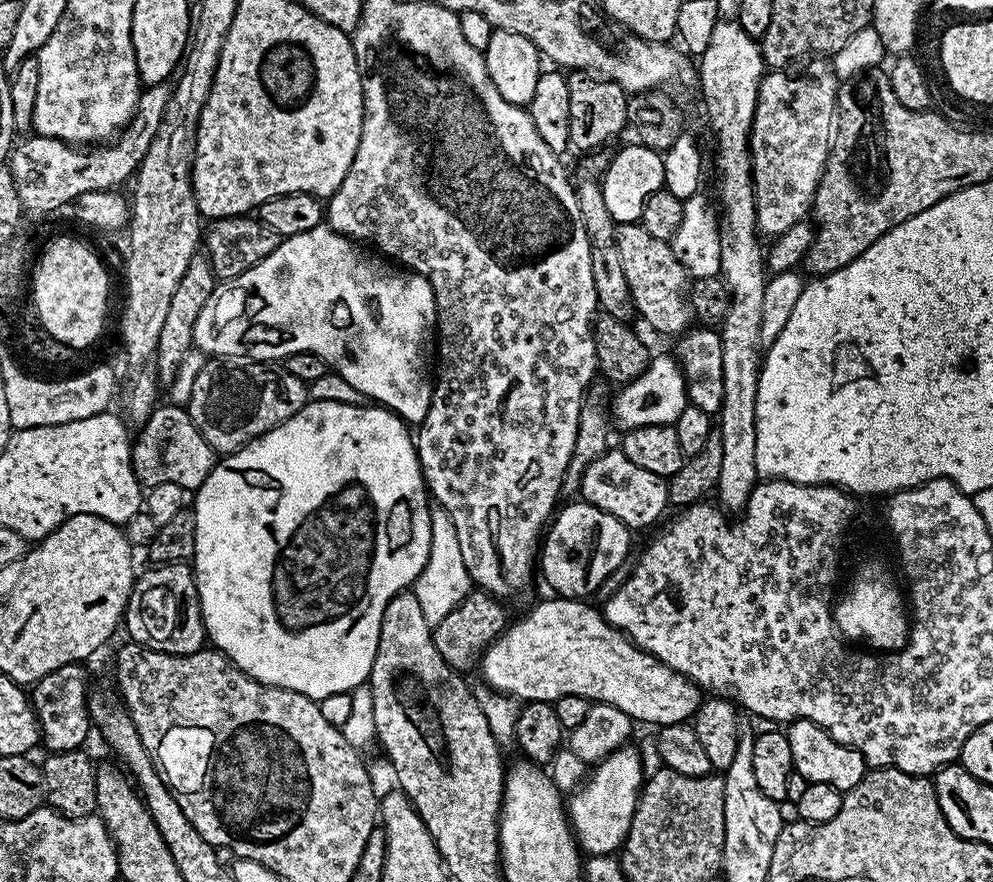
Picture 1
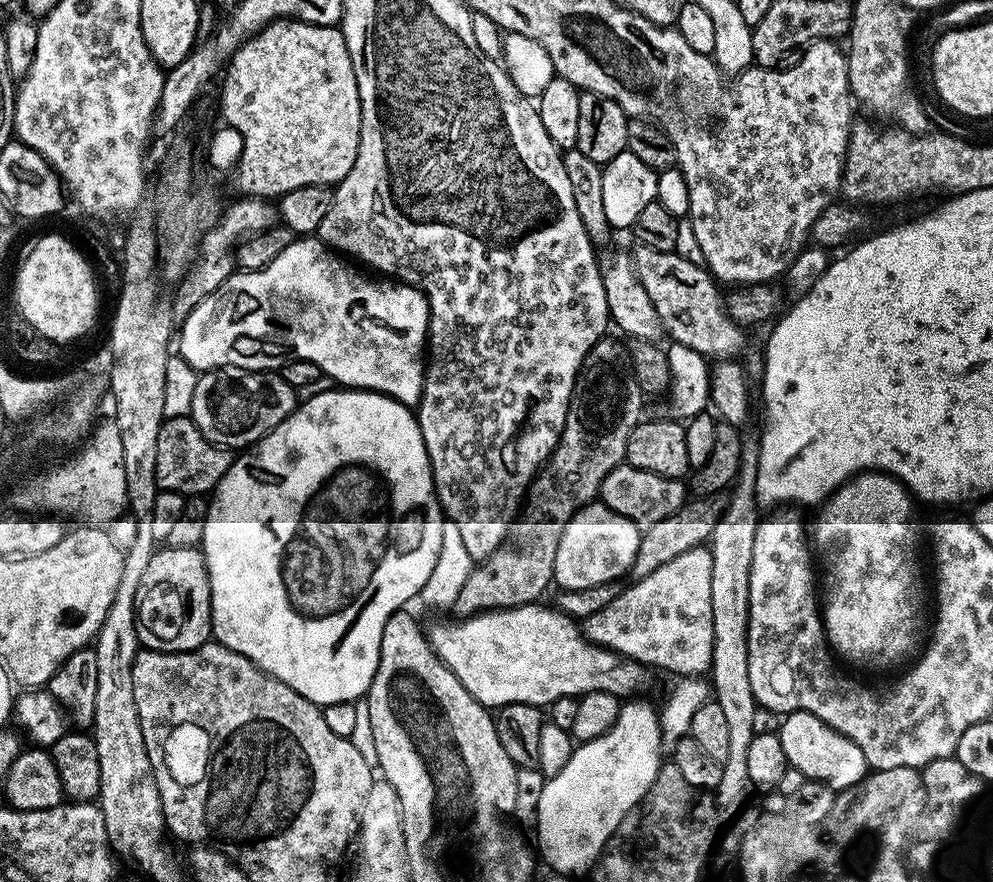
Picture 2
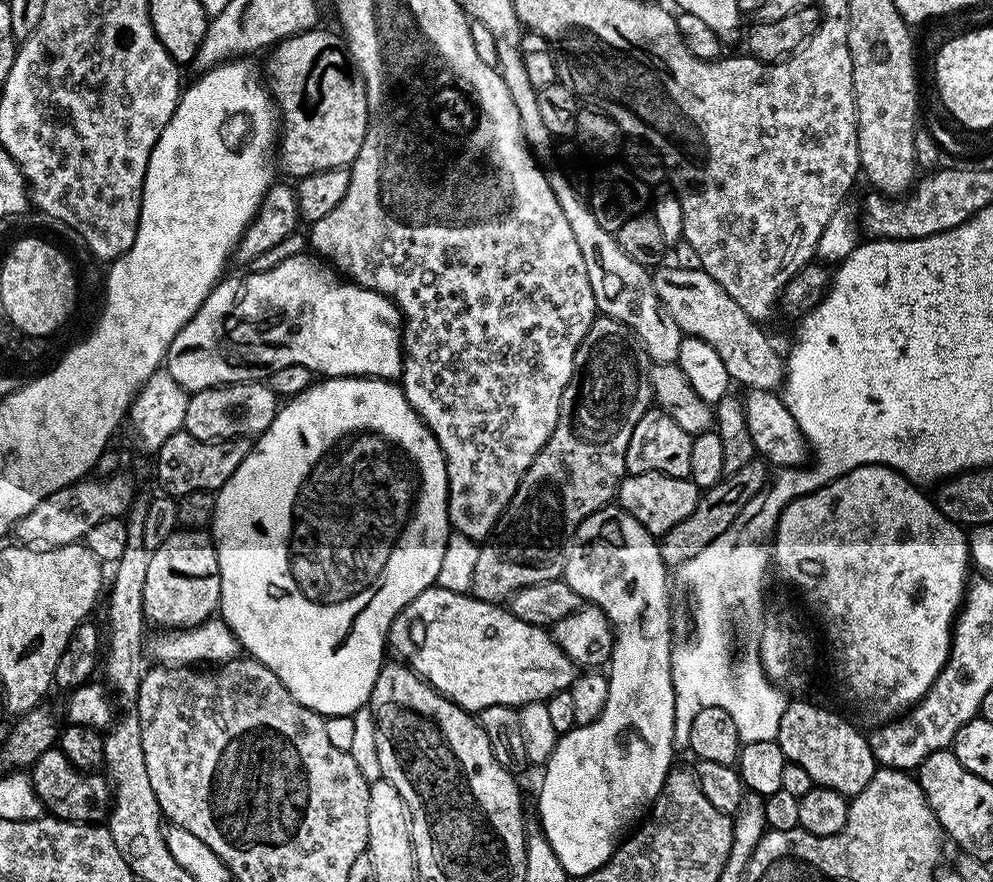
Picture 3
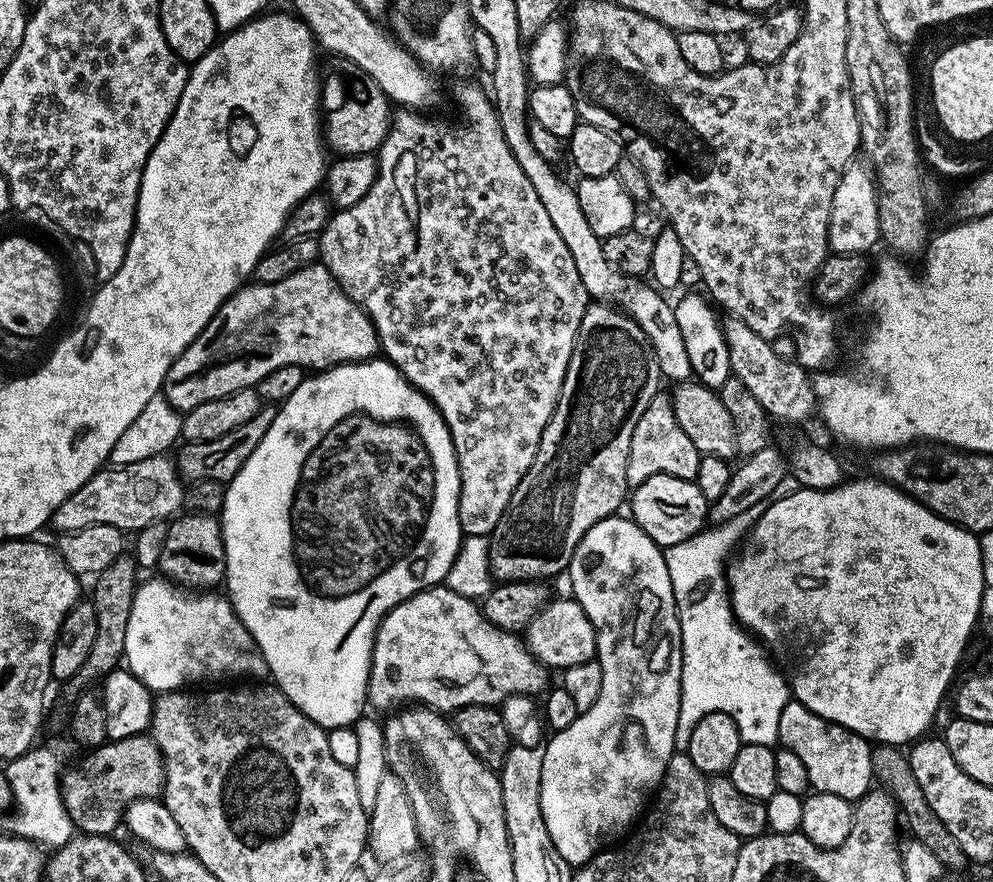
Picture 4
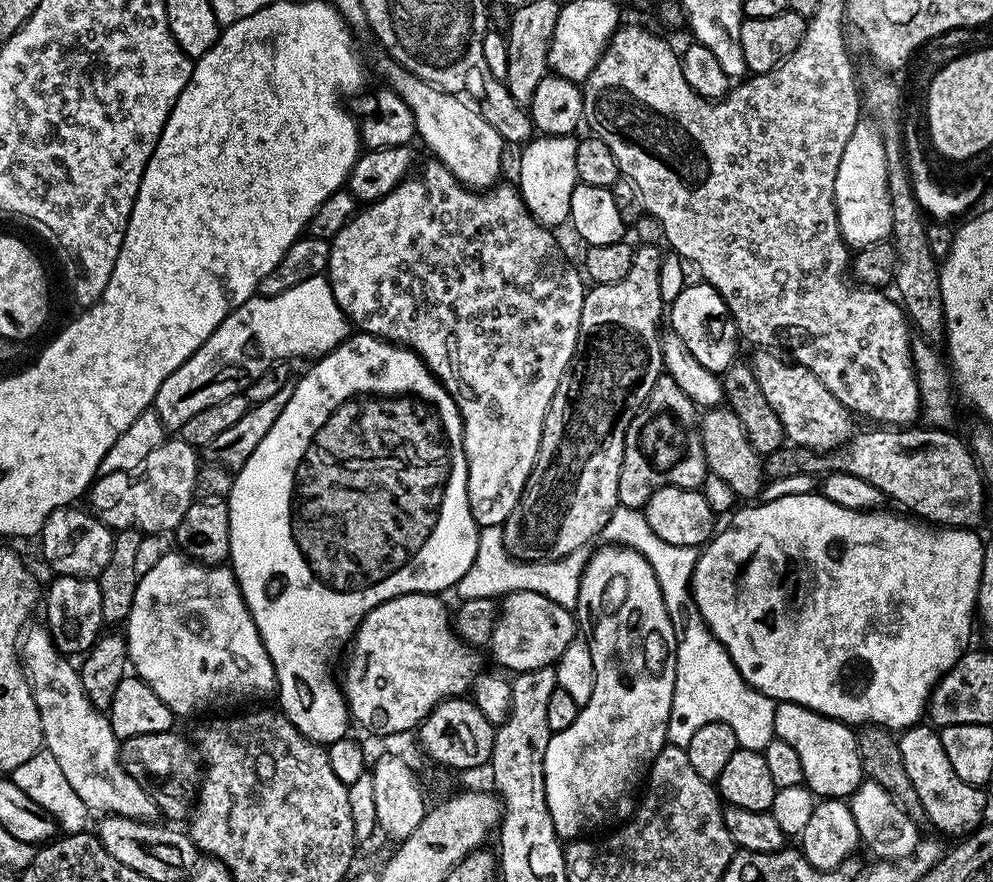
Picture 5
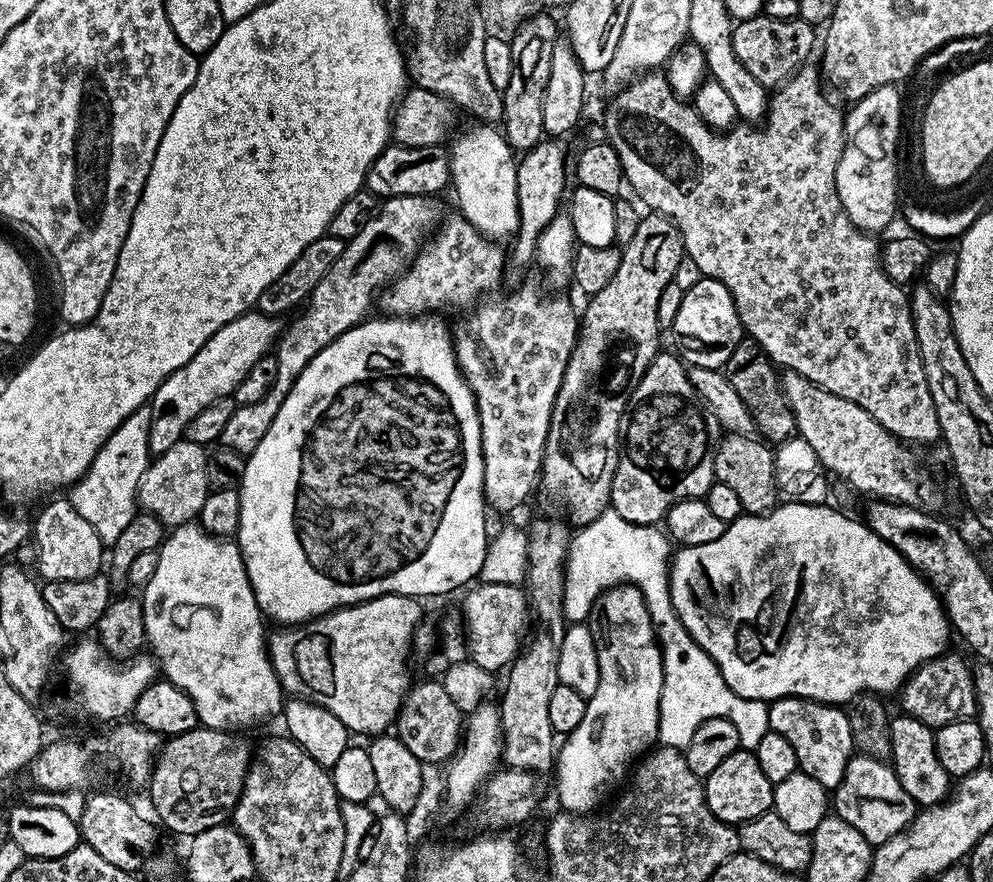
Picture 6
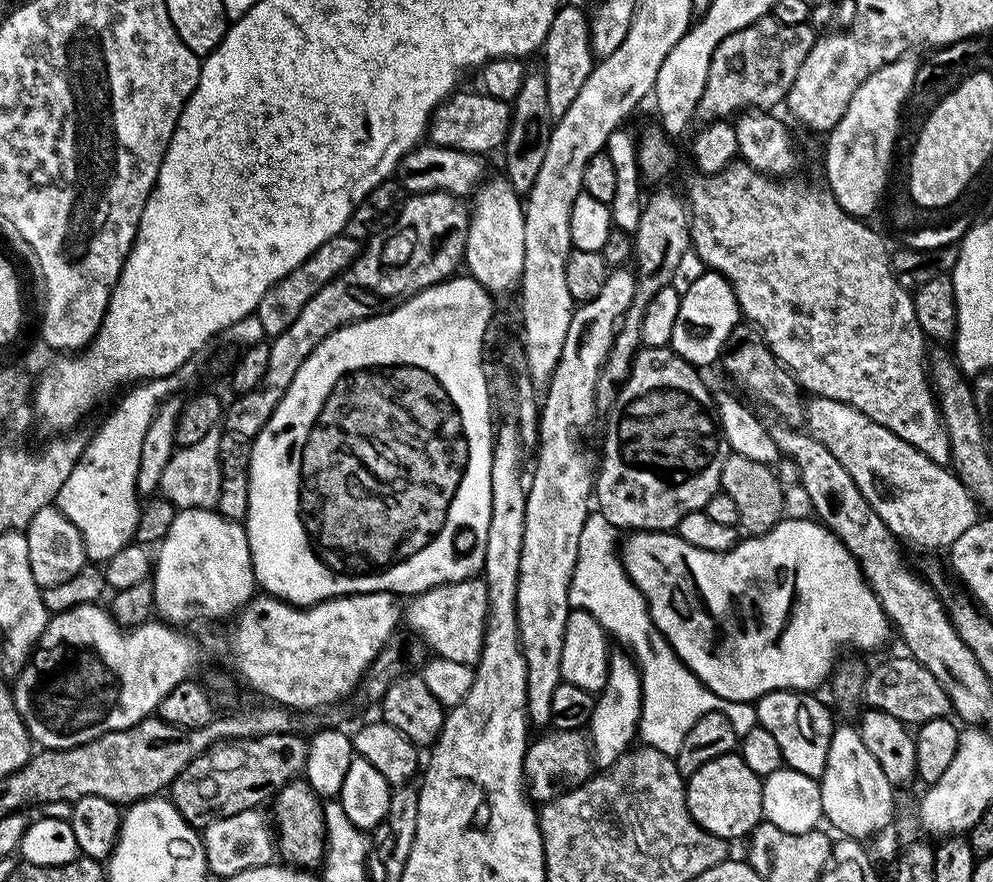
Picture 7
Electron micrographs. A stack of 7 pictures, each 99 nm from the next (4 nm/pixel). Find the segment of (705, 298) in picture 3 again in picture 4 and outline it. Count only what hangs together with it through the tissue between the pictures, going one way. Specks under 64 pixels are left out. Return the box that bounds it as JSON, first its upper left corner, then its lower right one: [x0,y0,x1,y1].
[722,318,817,424]

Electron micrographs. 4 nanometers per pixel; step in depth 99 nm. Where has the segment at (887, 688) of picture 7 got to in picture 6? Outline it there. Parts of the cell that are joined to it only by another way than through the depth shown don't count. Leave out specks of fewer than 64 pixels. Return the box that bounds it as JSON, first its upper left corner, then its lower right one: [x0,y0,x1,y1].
[899,654,977,730]

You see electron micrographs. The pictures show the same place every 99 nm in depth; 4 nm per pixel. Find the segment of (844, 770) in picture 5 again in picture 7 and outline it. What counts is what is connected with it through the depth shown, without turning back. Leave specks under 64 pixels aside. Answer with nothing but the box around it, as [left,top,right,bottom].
[754,690,834,778]

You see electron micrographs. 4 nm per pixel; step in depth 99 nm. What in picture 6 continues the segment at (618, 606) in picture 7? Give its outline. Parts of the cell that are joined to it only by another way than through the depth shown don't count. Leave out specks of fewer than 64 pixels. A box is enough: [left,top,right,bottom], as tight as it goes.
[564,506,770,750]

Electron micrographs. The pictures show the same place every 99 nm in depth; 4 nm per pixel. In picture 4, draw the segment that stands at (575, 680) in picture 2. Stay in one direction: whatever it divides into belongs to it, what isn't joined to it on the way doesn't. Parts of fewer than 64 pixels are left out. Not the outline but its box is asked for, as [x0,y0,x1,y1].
[366,586,550,714]

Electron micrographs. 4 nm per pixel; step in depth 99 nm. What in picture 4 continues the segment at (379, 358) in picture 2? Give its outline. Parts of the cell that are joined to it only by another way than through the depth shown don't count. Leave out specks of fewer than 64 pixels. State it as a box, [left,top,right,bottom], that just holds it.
[162,262,380,414]

